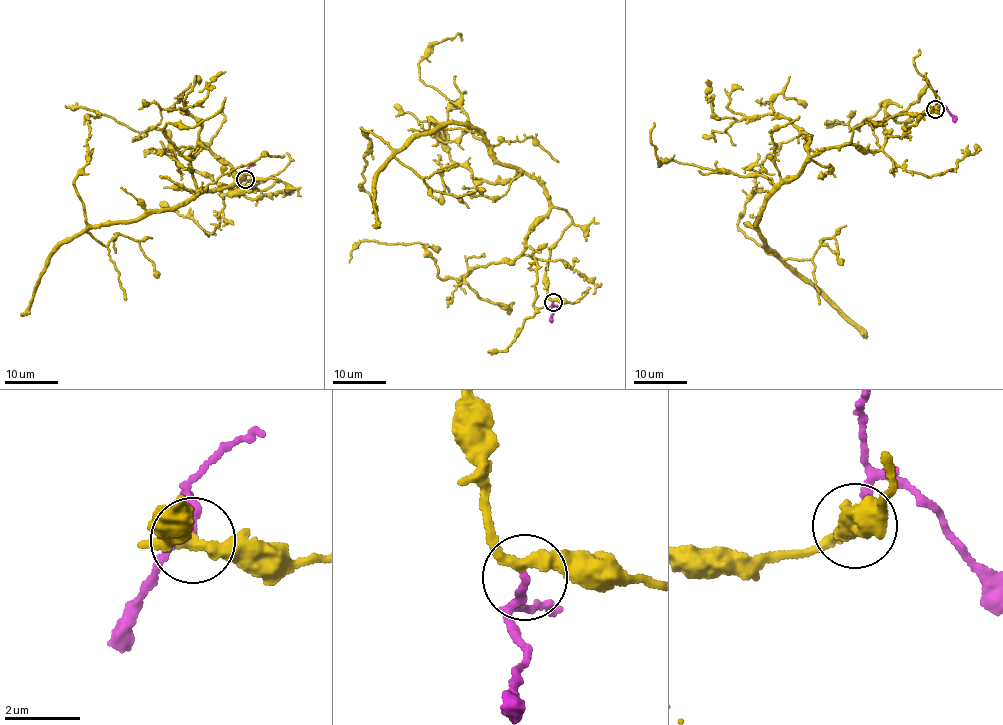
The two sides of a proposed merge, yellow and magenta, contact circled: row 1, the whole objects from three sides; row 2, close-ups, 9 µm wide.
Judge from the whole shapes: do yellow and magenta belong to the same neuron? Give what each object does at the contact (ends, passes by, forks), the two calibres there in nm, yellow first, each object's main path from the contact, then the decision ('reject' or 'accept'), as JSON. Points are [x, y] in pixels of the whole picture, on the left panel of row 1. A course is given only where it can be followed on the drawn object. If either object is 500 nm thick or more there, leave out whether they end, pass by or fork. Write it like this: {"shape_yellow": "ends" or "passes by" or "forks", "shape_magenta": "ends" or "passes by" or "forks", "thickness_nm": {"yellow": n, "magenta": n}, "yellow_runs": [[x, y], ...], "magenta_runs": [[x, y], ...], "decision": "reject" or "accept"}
{"shape_yellow": "passes by", "shape_magenta": "ends", "thickness_nm": {"yellow": 280, "magenta": 180}, "yellow_runs": [[245, 179], [279, 180], [204, 188], [173, 208], [88, 225], [74, 180], [97, 110]], "magenta_runs": [[245, 179], [243, 174], [243, 180], [233, 194]], "decision": "accept"}

